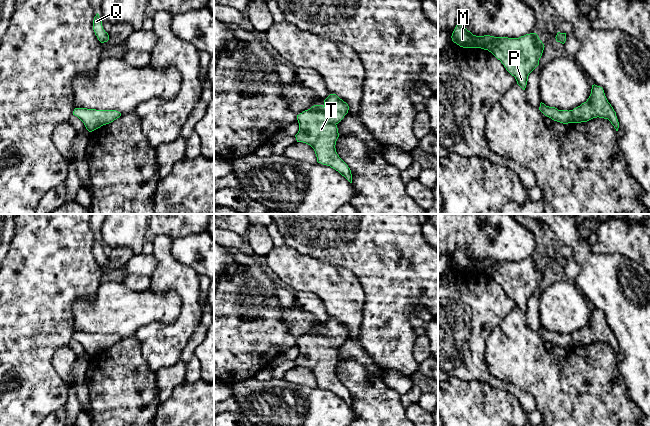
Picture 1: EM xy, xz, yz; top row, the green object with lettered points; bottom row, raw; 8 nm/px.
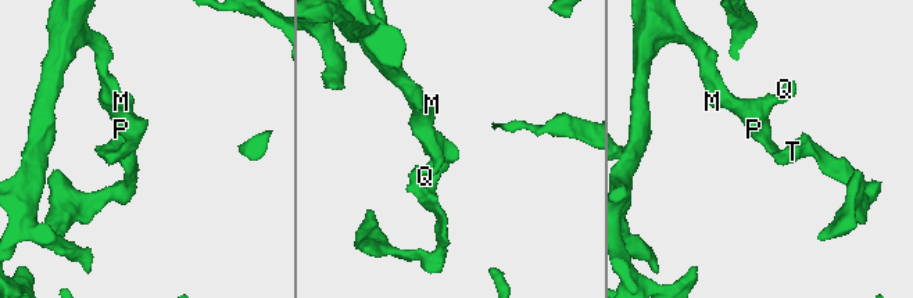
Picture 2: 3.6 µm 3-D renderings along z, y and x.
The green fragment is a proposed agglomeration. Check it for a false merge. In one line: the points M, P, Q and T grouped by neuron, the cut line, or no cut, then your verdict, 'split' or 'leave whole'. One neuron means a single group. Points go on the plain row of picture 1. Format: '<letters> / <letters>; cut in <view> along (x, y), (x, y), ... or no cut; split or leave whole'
M P Q T; no cut; leave whole

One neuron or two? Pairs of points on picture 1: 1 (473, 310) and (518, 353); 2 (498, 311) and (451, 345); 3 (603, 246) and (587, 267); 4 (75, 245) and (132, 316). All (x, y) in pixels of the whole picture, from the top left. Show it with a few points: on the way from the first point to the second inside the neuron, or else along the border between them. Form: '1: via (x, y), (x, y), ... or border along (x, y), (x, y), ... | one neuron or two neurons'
1: border along (510, 312), (489, 334), (484, 350) | two neurons
2: via (486, 311), (463, 333) | one neuron
3: border along (590, 246), (598, 253), (620, 254) | two neurons
4: border along (103, 279), (97, 289), (97, 293), (89, 299) | two neurons

